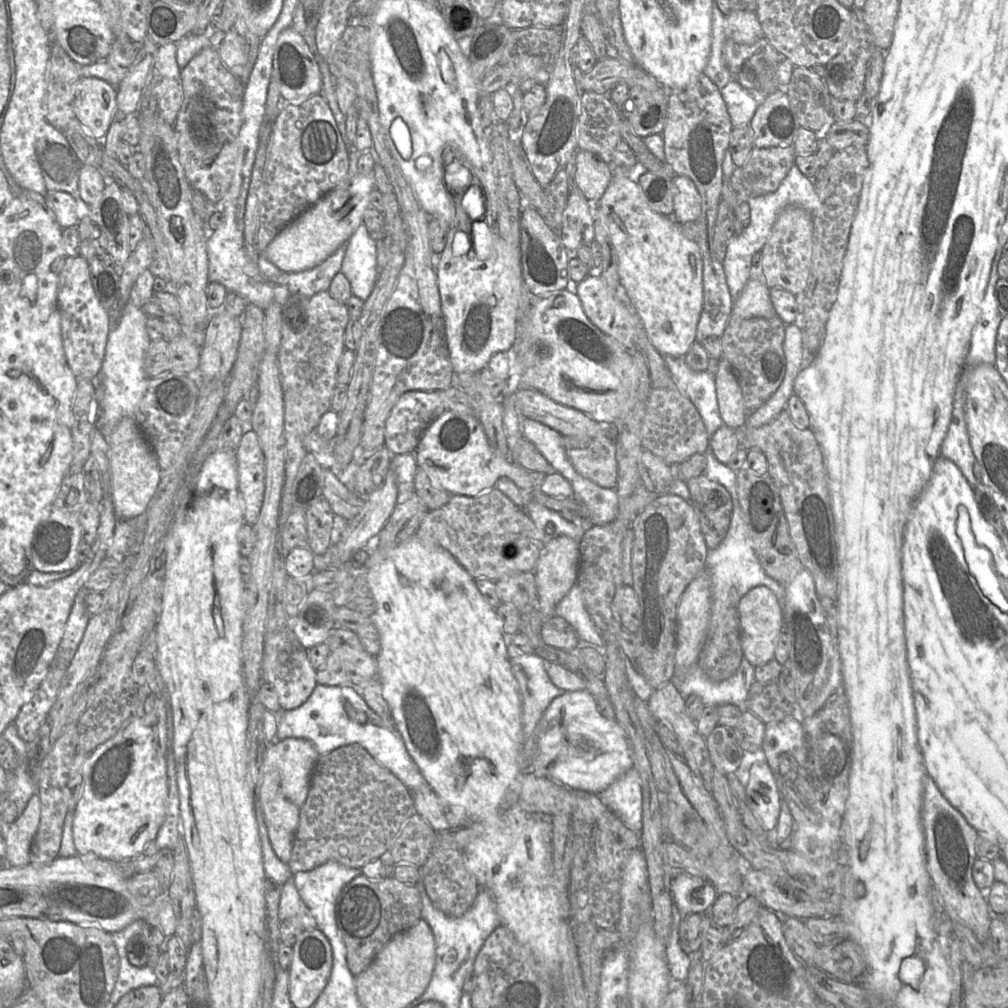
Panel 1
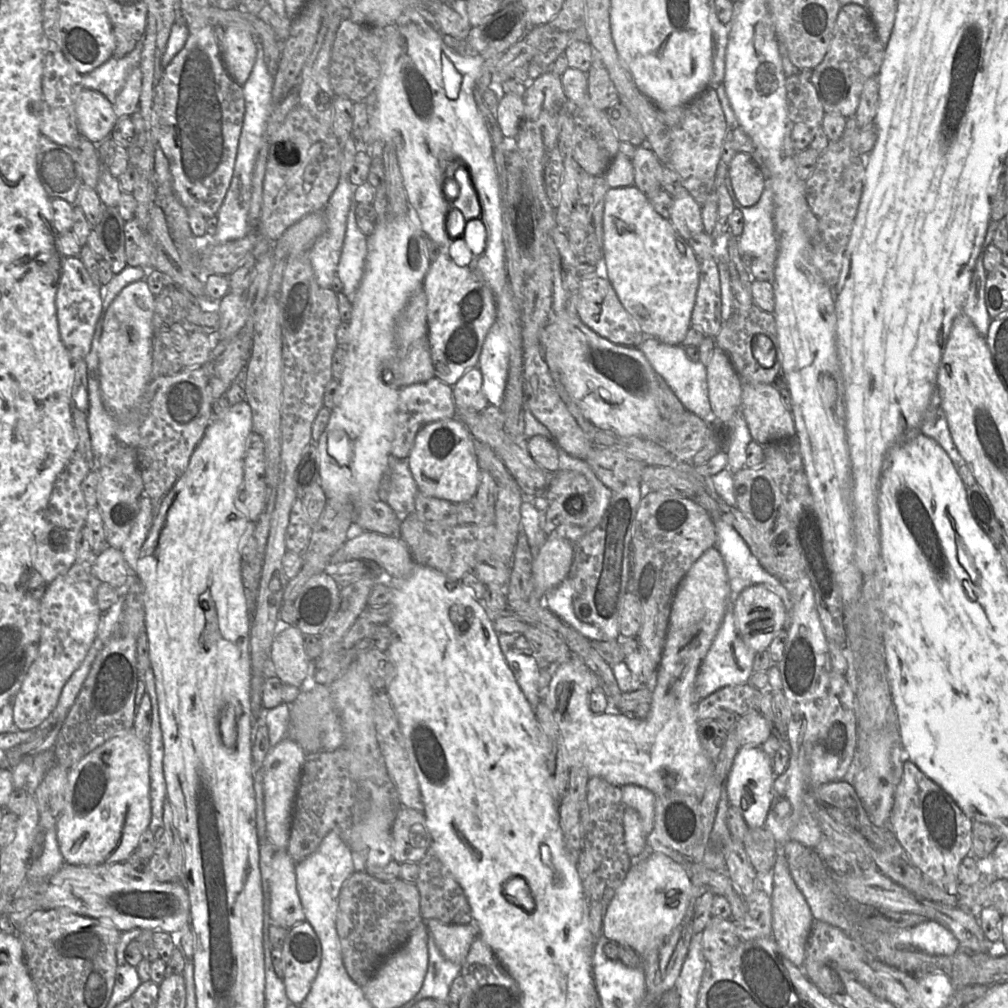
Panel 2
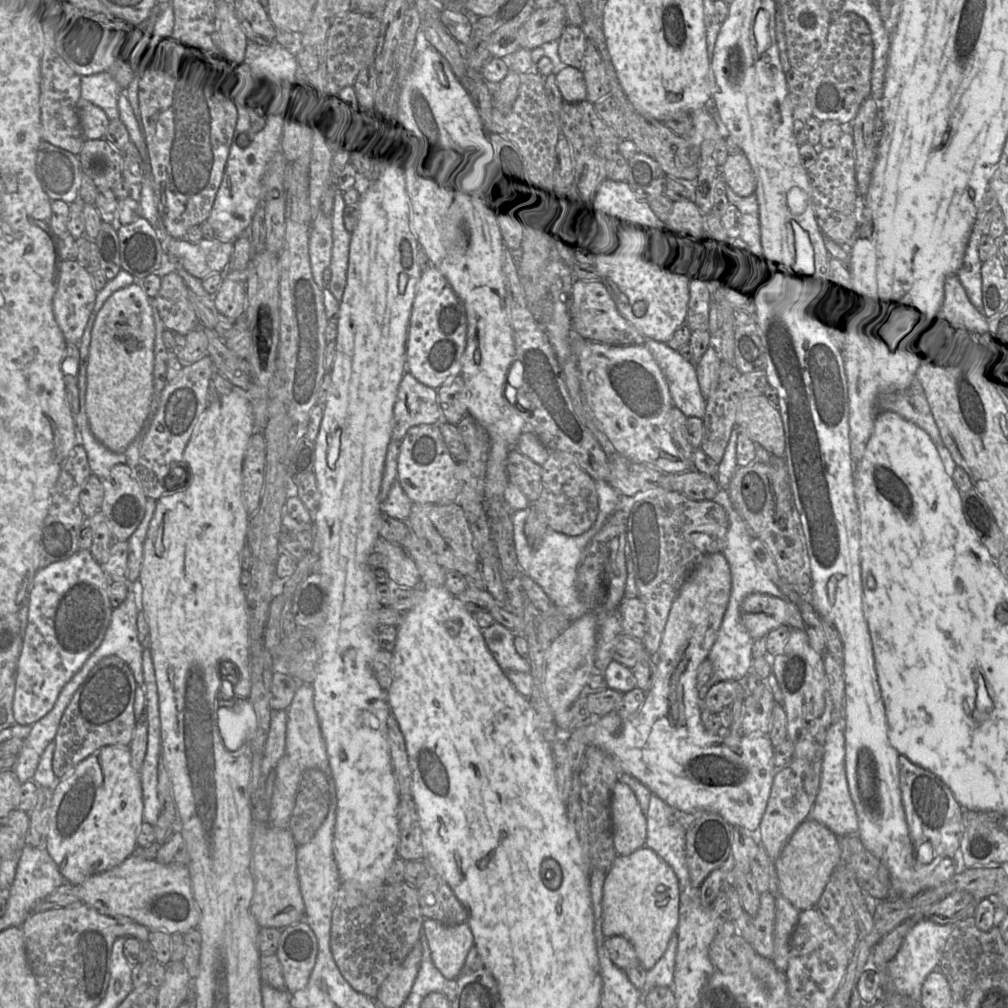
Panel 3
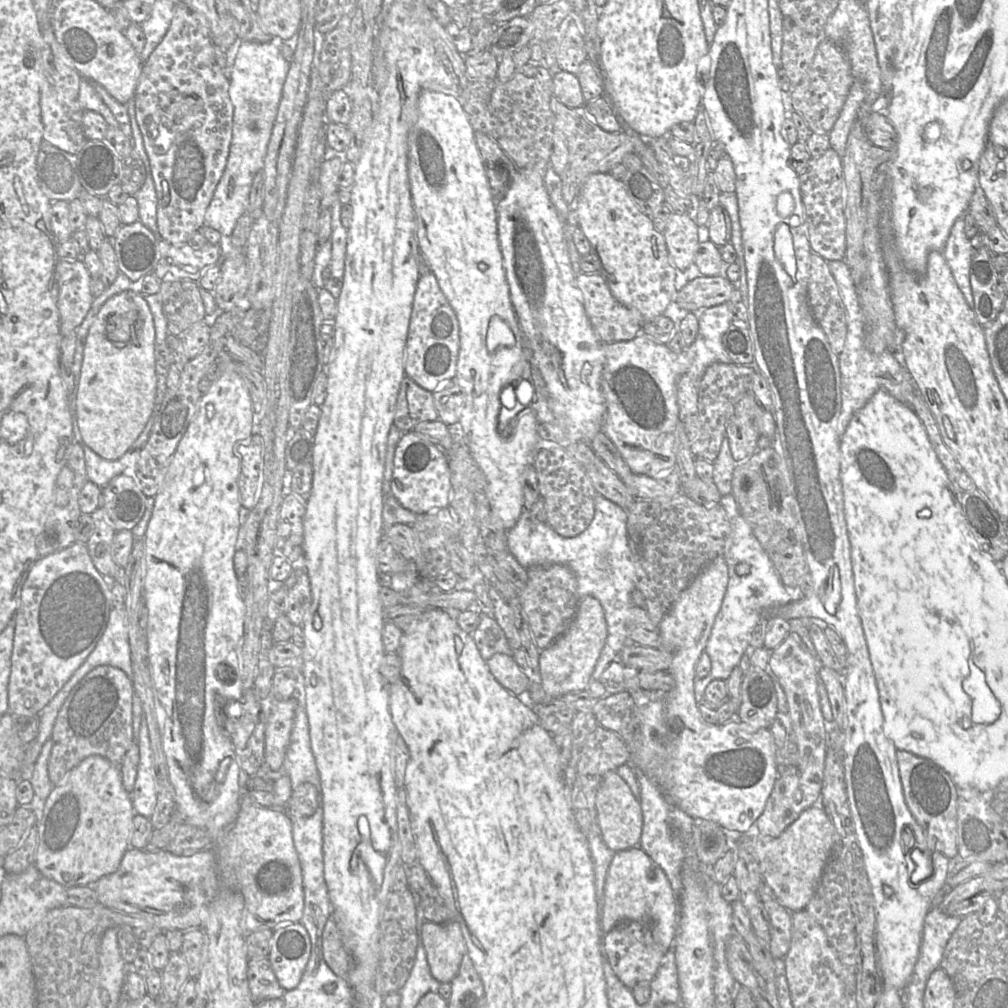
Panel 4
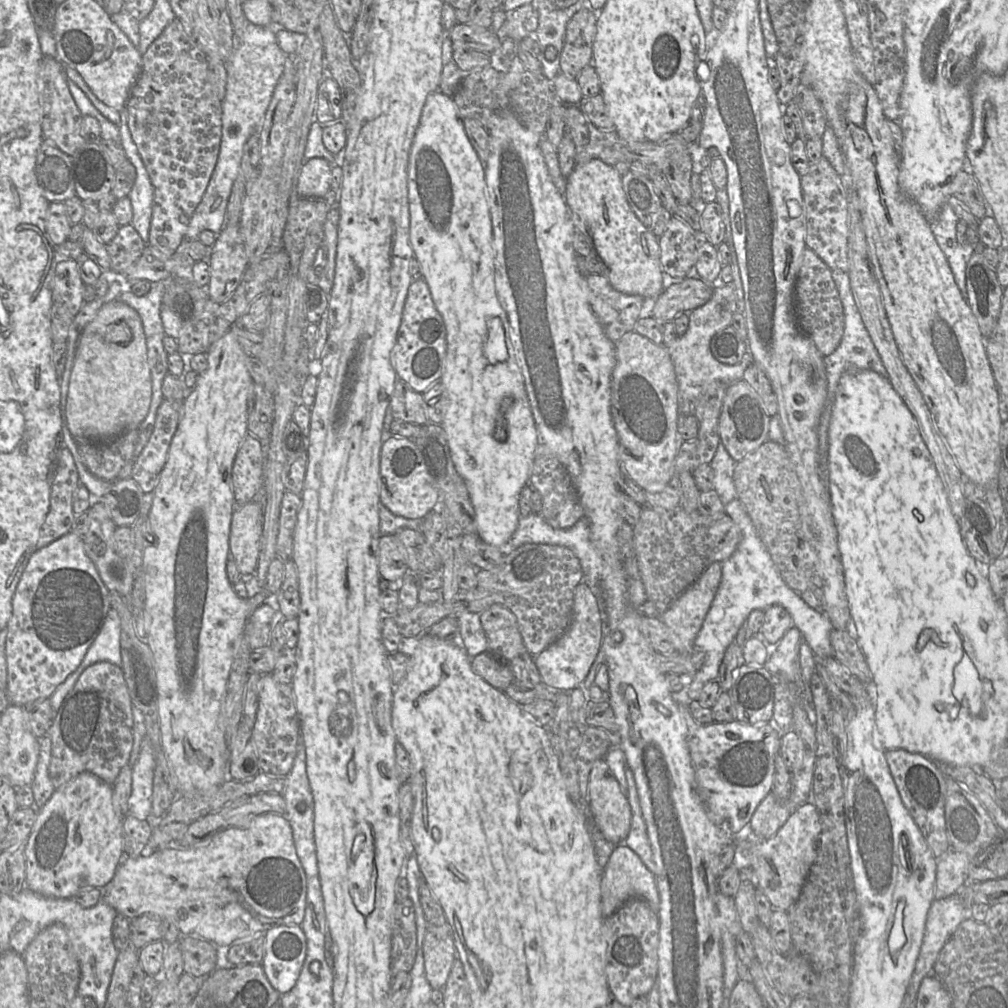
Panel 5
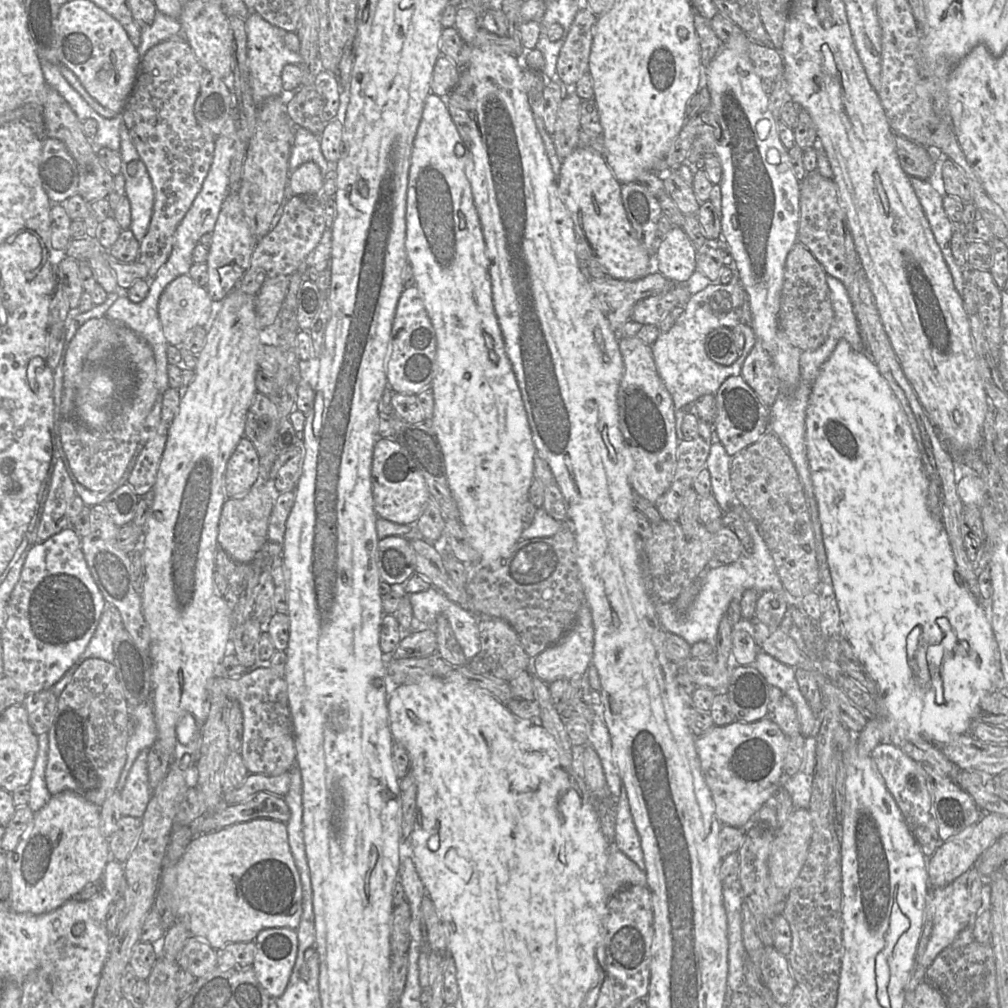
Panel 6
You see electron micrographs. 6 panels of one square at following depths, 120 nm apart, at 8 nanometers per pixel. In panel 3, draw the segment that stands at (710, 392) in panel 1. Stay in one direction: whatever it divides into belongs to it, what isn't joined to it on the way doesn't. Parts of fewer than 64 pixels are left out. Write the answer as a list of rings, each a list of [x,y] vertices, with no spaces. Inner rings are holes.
[[[645,338],[643,344],[664,373],[674,406],[686,417],[703,419],[706,399],[701,393],[695,363],[683,358],[666,342]]]

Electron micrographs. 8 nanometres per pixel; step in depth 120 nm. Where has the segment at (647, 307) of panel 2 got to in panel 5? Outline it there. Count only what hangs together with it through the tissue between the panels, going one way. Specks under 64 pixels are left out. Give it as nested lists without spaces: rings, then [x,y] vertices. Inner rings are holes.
[[[592,159],[575,166],[567,178],[565,202],[576,226],[602,264],[602,274],[611,286],[624,294],[657,298],[664,290],[660,245],[631,210],[622,185],[622,177],[610,166]]]

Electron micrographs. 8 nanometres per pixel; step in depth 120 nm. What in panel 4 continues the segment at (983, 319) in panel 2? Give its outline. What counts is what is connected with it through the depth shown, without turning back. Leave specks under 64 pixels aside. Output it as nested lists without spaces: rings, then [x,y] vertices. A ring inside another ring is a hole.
[[[963,217],[957,219],[953,224],[942,253],[966,303],[973,309],[974,298],[969,279],[969,270],[972,262],[972,246],[965,233]]]

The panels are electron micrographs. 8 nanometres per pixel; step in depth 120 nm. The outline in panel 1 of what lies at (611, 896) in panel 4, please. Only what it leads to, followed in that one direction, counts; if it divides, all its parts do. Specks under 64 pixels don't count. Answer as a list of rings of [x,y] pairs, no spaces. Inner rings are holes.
[[[687,873],[678,874],[671,880],[670,892],[682,917],[691,913],[709,913],[718,896],[710,881]]]

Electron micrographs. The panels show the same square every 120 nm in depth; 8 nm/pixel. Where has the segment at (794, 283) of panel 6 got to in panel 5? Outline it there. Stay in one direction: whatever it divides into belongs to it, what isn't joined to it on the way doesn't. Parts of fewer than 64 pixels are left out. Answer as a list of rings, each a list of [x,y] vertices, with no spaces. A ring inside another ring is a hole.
[[[807,247],[803,251],[794,285],[793,311],[799,329],[811,339],[823,356],[837,349],[844,332],[843,305],[832,278],[832,270]]]

